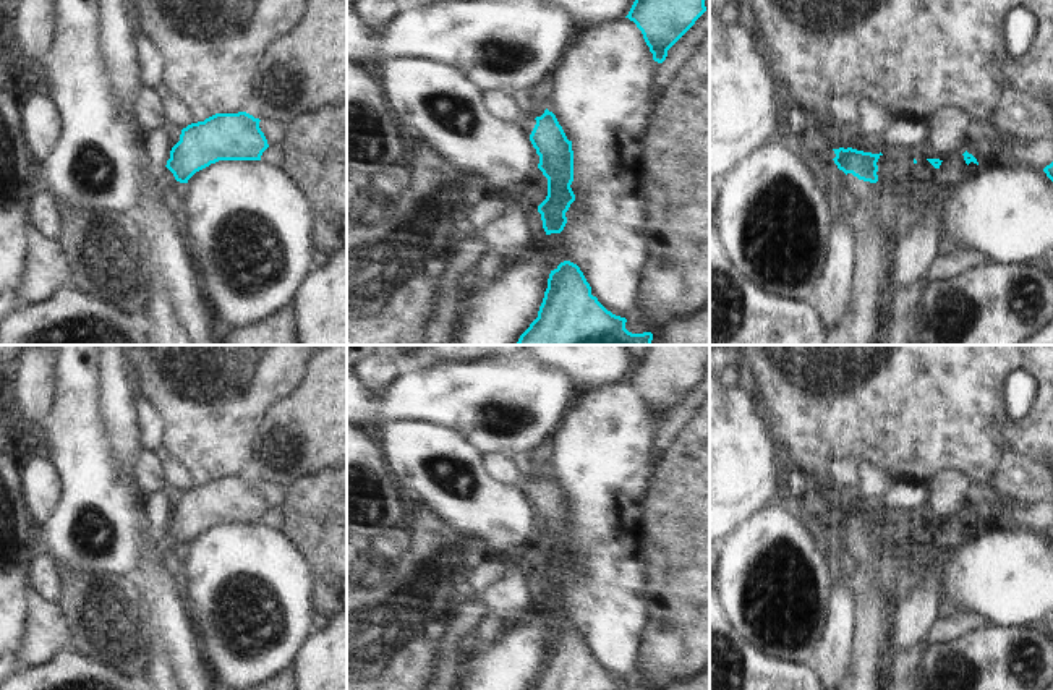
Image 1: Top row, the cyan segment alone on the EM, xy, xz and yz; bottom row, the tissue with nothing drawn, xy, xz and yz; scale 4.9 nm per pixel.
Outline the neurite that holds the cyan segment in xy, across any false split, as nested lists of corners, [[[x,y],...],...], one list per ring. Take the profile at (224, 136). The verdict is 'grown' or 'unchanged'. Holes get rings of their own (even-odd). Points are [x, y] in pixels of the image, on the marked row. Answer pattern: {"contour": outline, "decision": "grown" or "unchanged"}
{"contour": [[[246,112],[215,113],[183,128],[167,165],[157,170],[157,196],[219,160],[261,160],[269,144],[259,121]]], "decision": "grown"}

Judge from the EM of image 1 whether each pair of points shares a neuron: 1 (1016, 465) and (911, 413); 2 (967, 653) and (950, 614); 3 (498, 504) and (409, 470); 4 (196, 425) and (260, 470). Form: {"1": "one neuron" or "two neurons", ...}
{"1": "two neurons", "2": "two neurons", "3": "one neuron", "4": "two neurons"}

